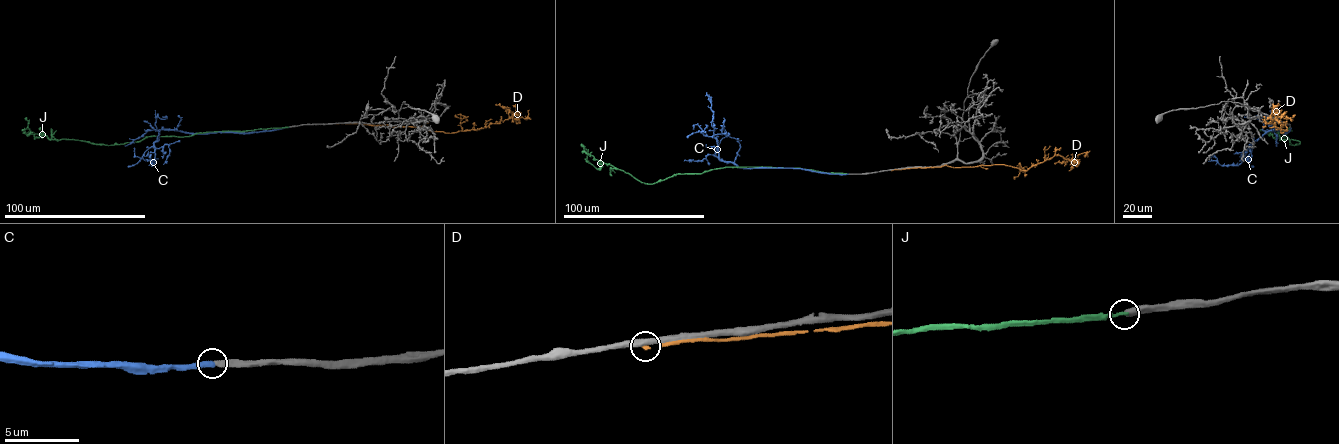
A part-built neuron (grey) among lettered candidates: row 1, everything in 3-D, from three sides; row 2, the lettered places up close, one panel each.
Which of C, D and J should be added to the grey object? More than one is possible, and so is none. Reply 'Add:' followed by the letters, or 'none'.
Add: C

